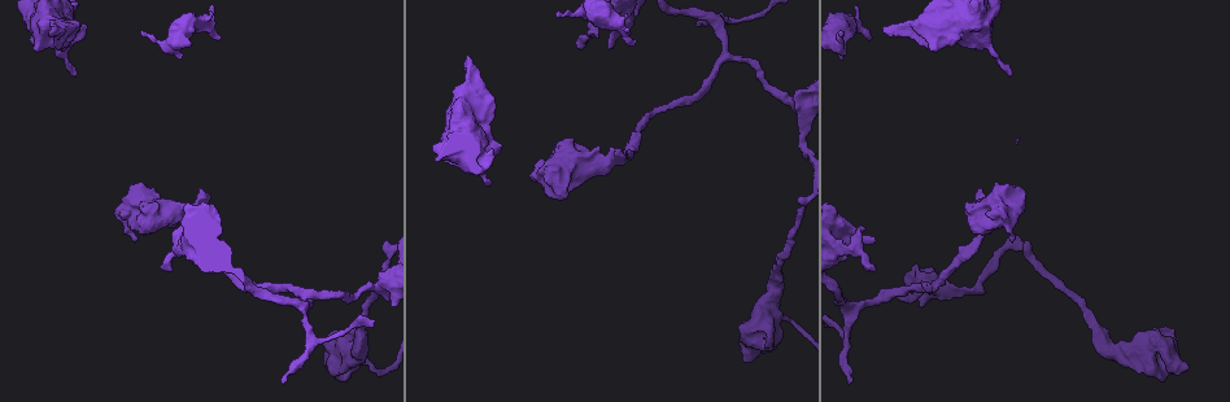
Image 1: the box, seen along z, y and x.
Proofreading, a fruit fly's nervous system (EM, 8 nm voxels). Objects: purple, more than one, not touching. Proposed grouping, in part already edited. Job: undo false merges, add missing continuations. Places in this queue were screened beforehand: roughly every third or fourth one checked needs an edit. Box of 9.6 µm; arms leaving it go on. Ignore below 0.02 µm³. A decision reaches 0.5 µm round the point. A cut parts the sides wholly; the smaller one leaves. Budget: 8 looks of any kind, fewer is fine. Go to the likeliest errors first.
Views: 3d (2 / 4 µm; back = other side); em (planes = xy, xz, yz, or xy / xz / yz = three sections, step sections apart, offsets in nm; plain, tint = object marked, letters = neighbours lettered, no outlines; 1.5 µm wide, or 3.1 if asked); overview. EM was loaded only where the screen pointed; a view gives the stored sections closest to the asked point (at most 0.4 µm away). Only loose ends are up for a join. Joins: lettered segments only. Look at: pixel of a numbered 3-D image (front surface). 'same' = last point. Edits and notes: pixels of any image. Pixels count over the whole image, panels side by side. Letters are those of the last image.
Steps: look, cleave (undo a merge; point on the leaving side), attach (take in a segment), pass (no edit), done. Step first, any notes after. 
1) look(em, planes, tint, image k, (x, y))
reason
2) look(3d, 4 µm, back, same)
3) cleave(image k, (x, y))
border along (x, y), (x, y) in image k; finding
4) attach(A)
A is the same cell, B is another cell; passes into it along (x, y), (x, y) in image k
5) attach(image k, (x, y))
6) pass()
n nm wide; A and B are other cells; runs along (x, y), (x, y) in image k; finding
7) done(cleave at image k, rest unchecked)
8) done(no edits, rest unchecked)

look(em, xz, step 8, tint, image 1, (884, 29))
branch stops here

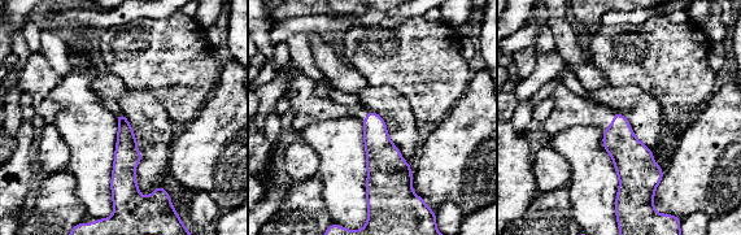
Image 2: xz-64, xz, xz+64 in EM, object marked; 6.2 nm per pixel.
look(em, planes, letters, same)

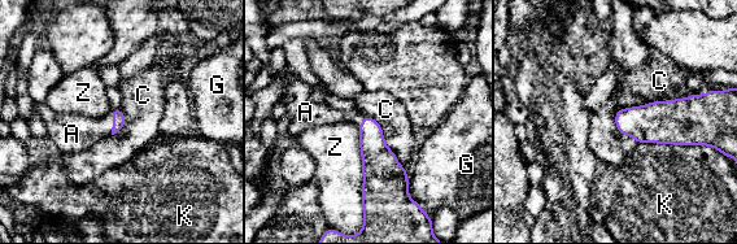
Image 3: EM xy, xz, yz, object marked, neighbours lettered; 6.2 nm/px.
attach(A)
Z touches over 500 nm; A is the same cell, C, G, K and Z are other cells; passes into it along (120, 118), (114, 123), (75, 133) in image 3; the neuron continues

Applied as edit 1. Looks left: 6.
look(overview)
see it whole again

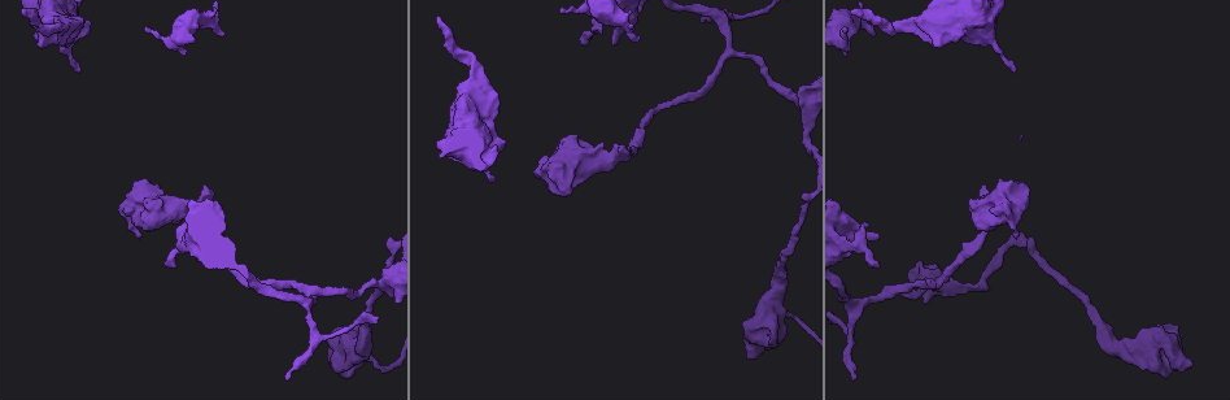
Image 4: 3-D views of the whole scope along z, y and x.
look(3d, 2 µm, back, image 4, (853, 378))
free end

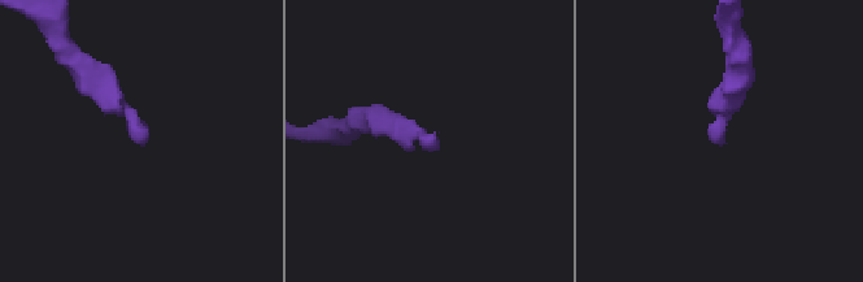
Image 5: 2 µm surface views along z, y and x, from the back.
look(em, xz, step 4, tint, image 5, (714, 139))

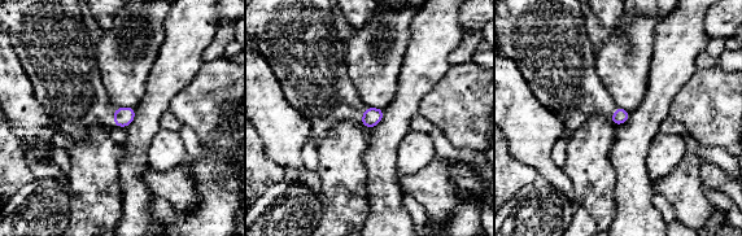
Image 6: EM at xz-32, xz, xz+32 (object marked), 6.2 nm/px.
look(em, planes, letters, same)
another direction

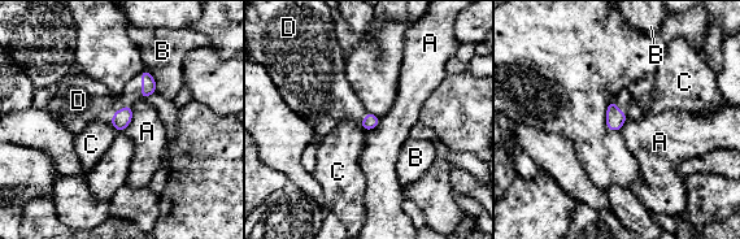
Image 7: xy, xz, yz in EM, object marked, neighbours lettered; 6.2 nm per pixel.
attach(D)
A touches over 170 nm; D is the same cell, A, B and C are other cells; the neuron continues

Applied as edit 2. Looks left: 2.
done(attach at image 3, attach at image 7, rest unchecked)

